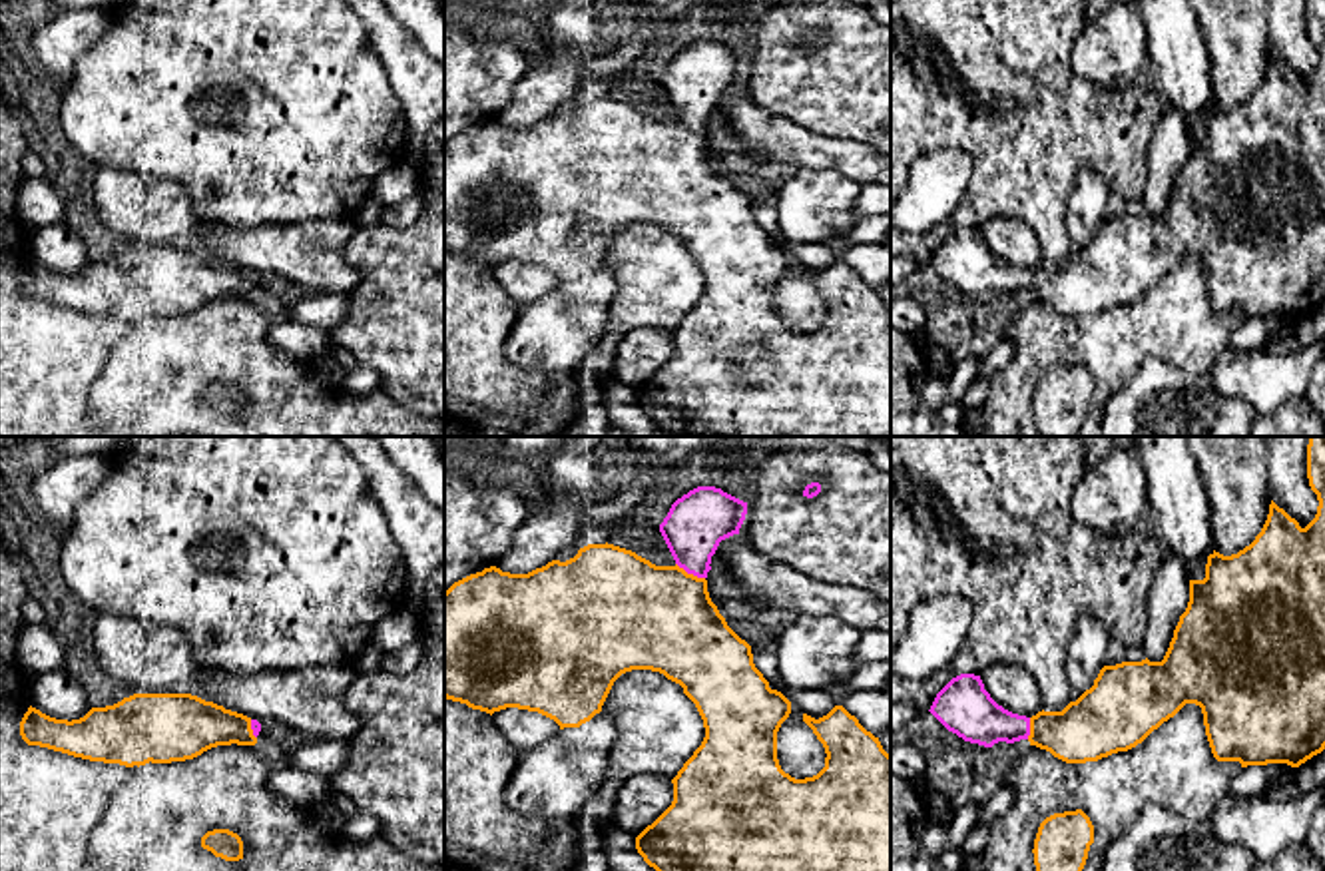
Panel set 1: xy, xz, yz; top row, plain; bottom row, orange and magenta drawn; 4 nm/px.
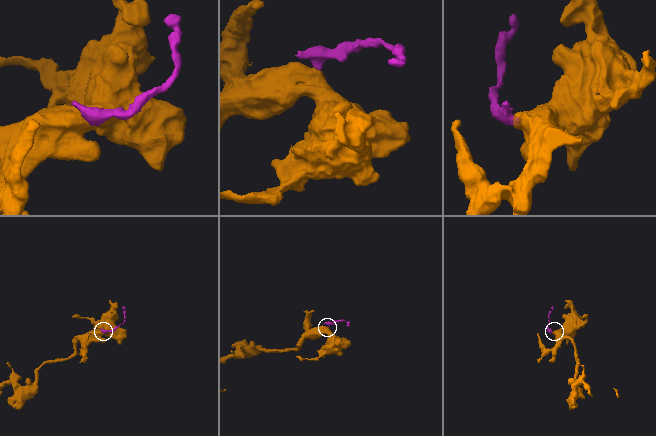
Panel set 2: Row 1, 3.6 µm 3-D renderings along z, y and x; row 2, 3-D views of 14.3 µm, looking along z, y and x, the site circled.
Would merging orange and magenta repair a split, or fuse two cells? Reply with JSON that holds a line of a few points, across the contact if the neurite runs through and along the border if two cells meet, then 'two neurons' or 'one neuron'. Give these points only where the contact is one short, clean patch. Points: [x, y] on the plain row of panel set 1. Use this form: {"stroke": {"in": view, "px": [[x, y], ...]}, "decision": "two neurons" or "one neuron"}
{"stroke": {"in": "xz", "px": [[644, 170], [690, 128], [692, 82], [696, 76]]}, "decision": "one neuron"}

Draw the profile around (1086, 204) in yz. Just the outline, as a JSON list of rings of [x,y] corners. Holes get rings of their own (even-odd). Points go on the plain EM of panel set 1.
[[[1090,165],[1080,167],[1066,201],[1066,231],[1072,247],[1094,239],[1106,219],[1106,201],[1112,195],[1108,181]]]

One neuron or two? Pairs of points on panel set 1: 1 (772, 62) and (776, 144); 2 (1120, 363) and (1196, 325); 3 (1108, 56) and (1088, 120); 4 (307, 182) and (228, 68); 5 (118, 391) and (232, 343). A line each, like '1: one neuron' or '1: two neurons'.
1: two neurons
2: one neuron
3: two neurons
4: one neuron
5: one neuron

